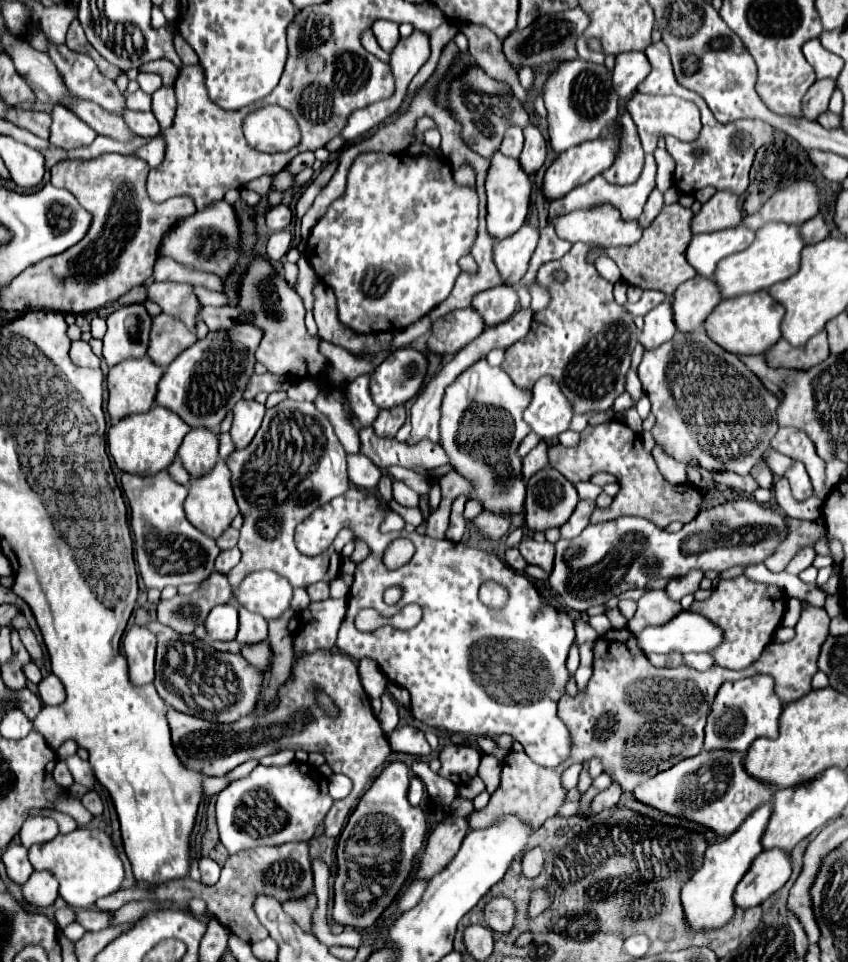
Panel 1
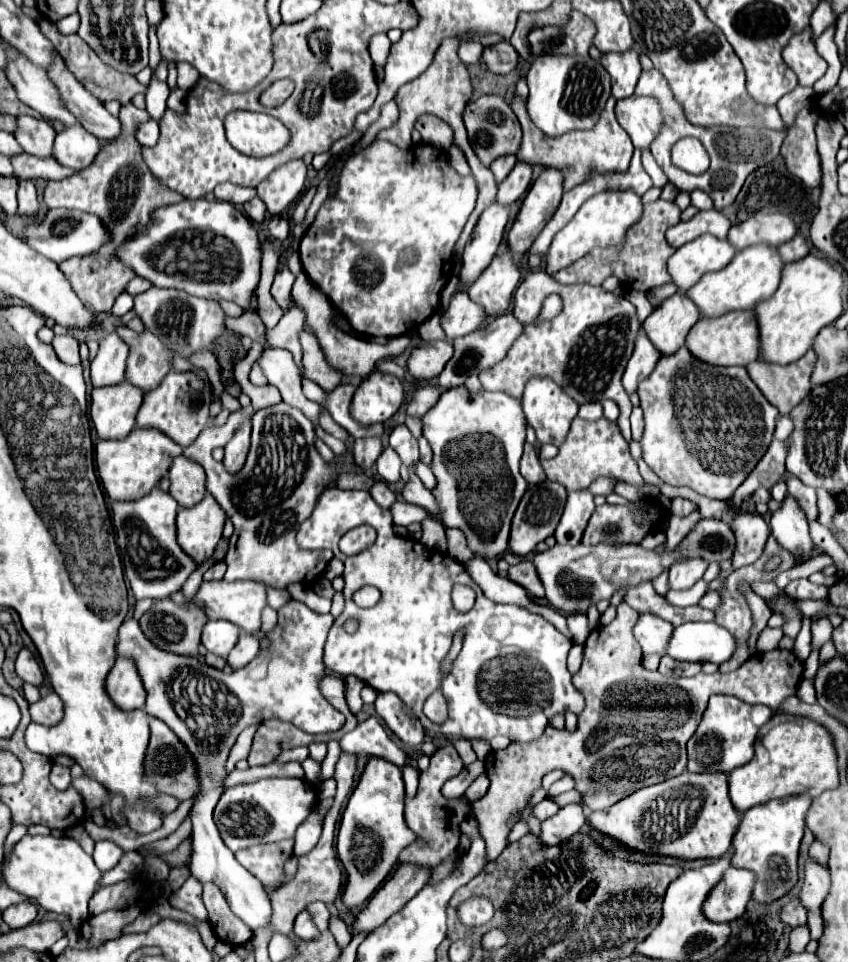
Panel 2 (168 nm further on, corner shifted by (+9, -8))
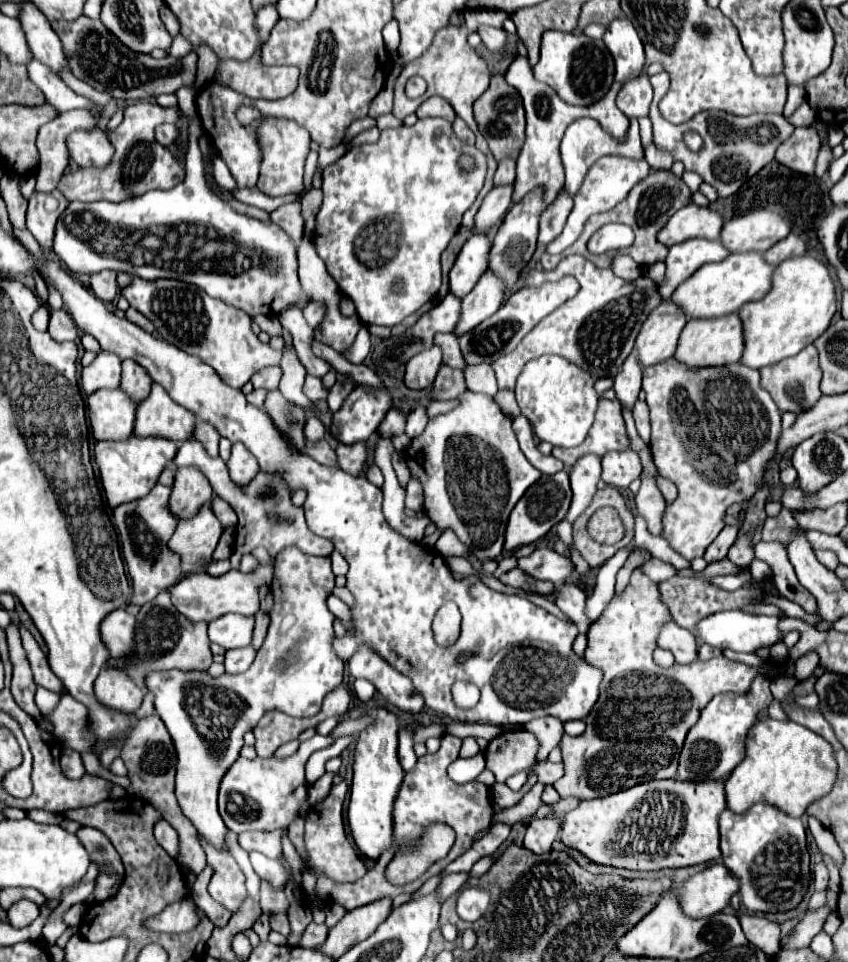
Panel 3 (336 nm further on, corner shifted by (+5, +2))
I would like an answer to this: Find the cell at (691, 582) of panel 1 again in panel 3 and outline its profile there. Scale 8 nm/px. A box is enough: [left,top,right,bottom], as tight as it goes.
[642,358,782,562]

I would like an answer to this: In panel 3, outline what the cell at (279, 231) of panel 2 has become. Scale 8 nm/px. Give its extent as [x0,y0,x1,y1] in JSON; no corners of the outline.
[270,202,304,244]

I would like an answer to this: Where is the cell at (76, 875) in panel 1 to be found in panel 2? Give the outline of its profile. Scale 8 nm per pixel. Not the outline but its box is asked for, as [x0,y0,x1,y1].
[2,834,102,928]

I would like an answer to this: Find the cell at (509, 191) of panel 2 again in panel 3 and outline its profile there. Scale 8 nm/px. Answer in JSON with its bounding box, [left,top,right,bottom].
[474,184,514,232]

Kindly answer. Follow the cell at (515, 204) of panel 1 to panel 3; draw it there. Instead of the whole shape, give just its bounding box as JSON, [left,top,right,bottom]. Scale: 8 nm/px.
[450,232,492,298]

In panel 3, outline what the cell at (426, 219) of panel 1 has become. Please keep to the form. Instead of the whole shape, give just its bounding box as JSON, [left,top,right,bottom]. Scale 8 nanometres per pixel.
[314,118,486,326]

